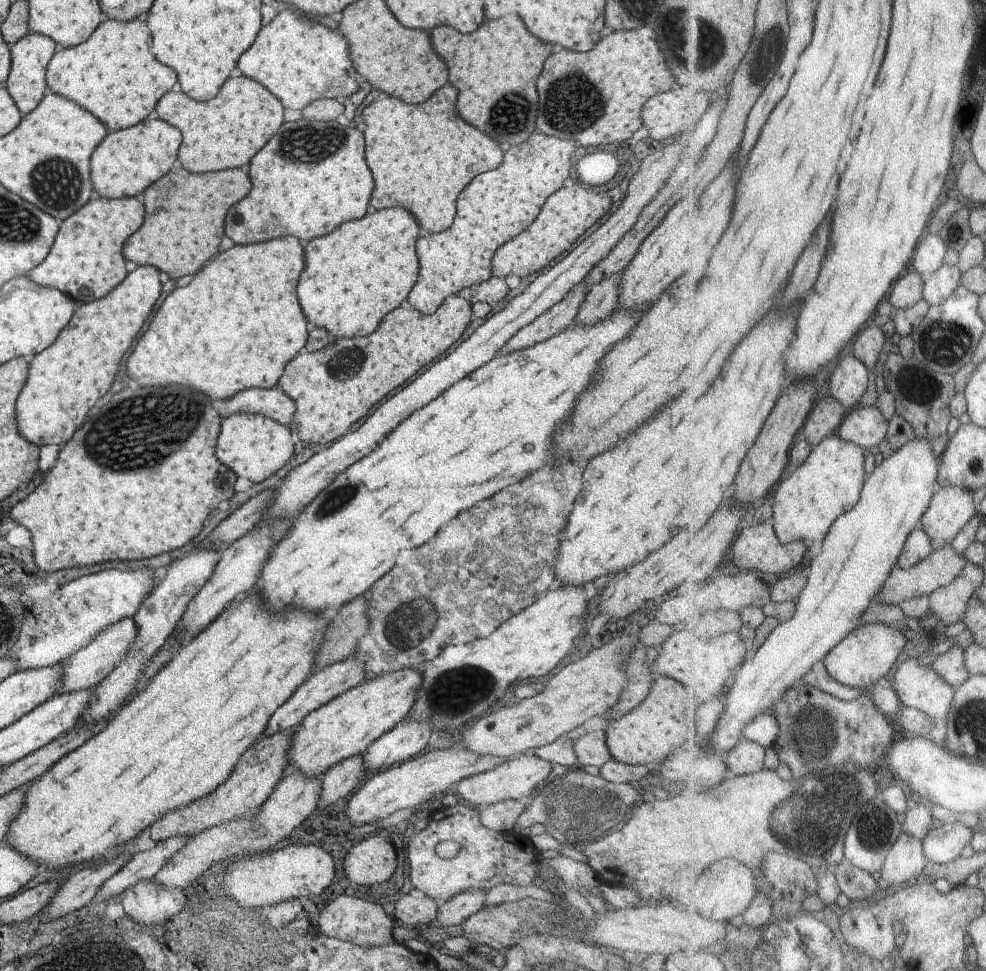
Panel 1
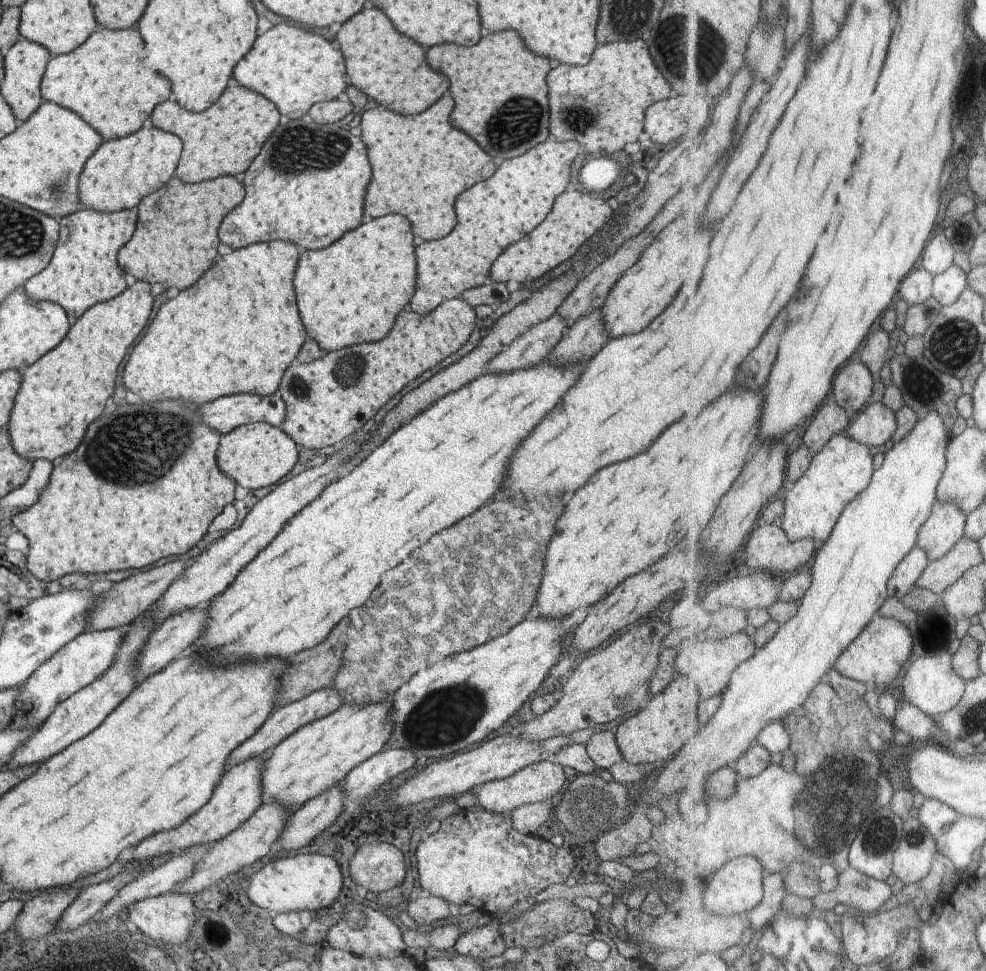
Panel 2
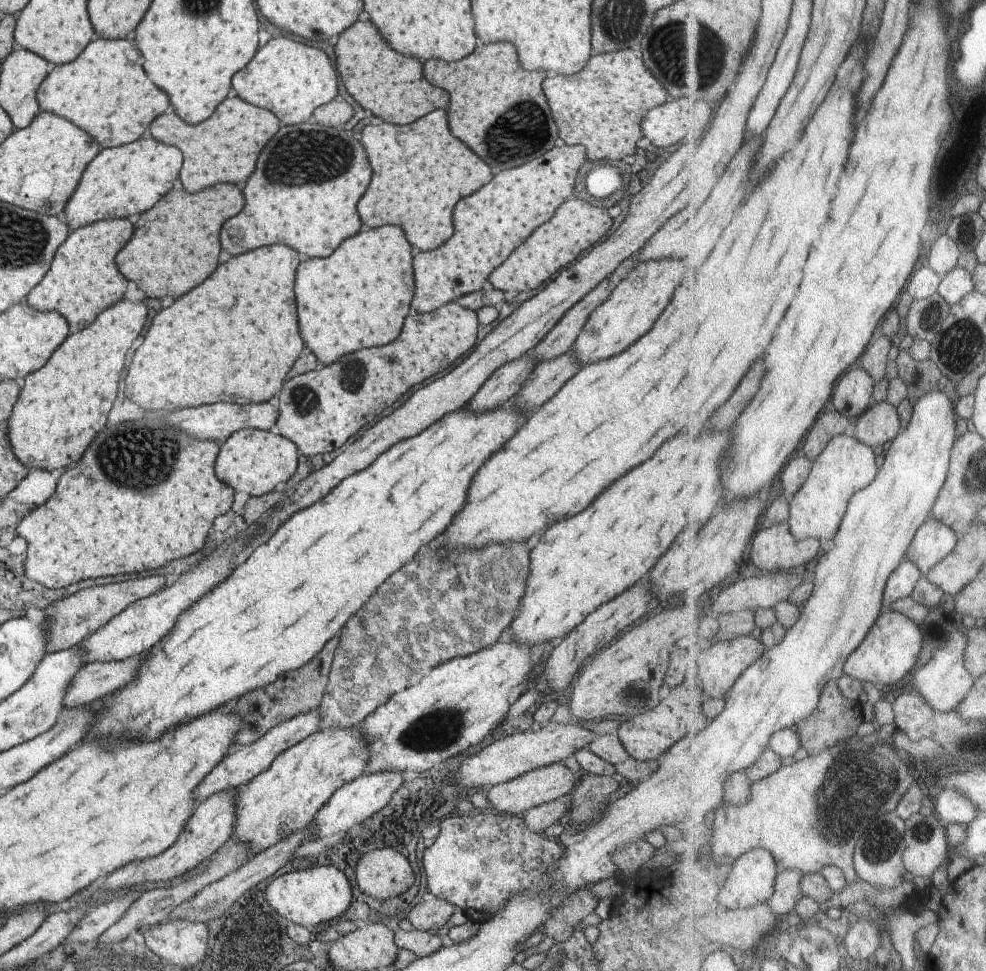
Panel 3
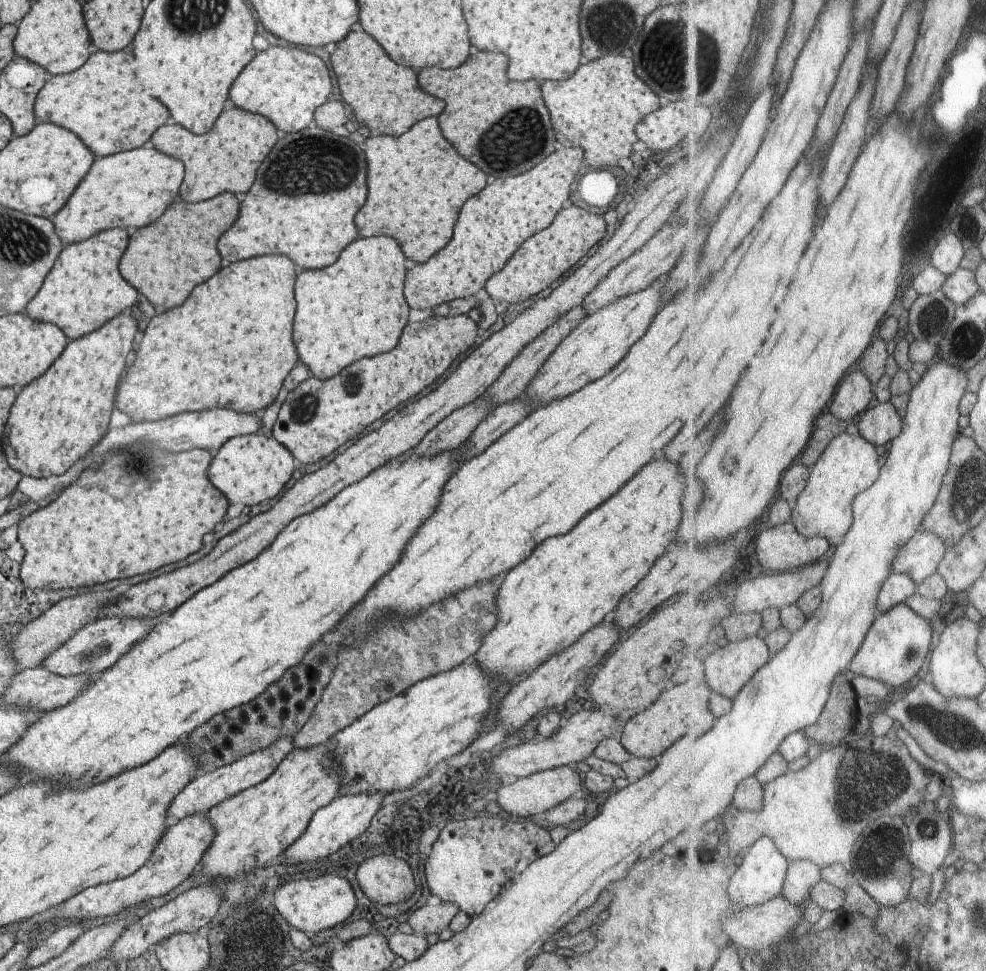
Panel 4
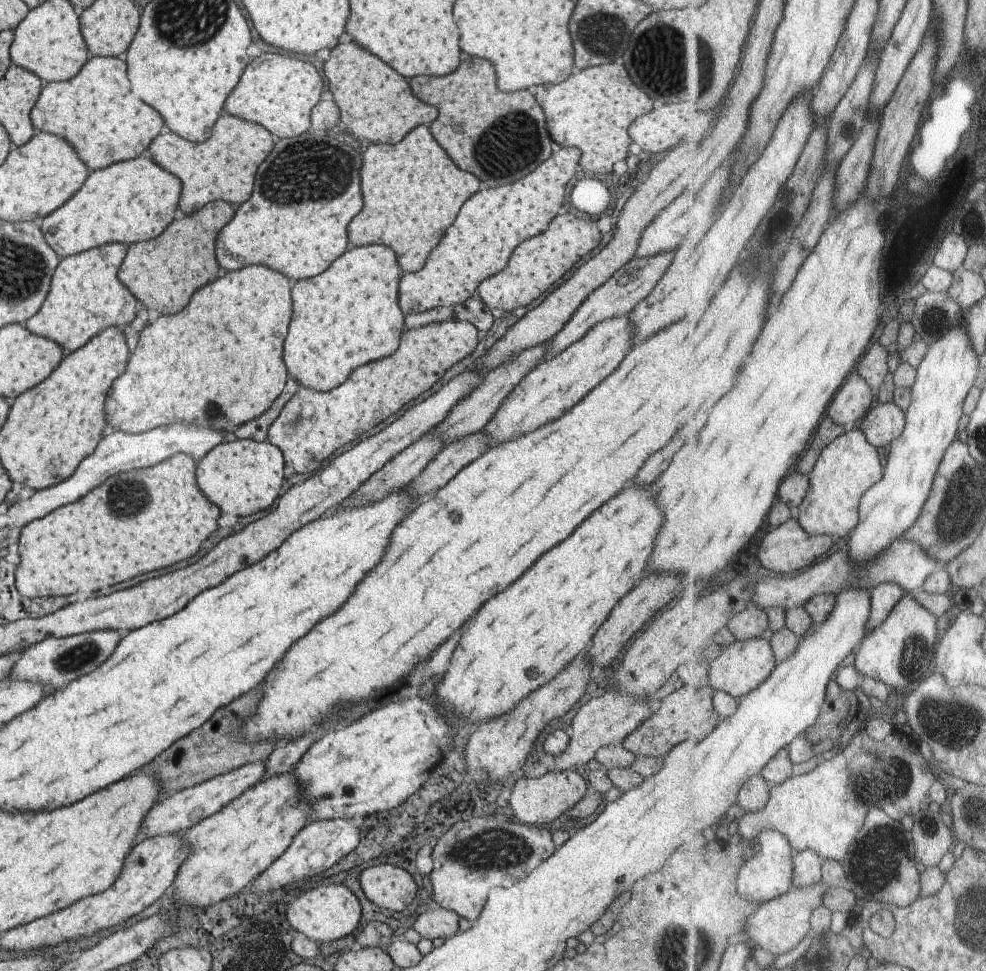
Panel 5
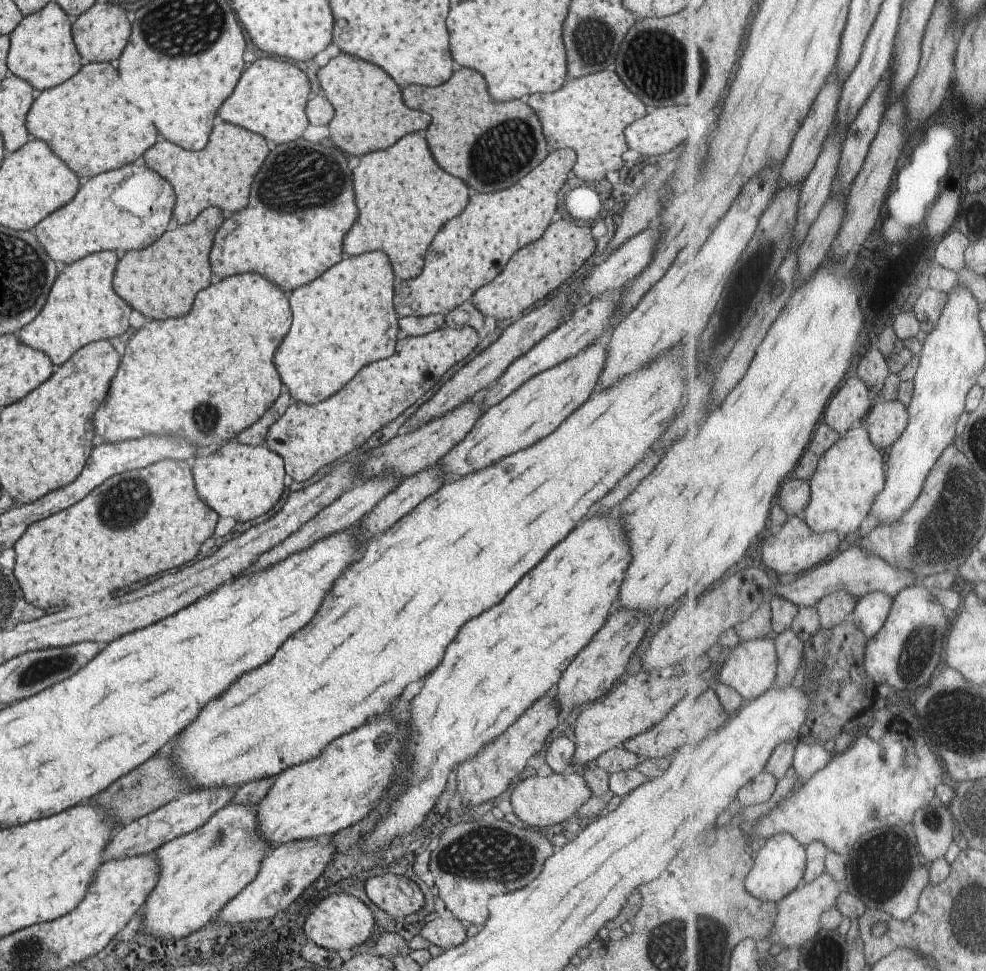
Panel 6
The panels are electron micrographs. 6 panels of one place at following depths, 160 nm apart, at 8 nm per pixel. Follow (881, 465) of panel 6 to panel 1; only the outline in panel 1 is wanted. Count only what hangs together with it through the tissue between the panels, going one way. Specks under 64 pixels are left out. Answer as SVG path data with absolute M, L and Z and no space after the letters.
M831 435L816 447L801 468L798 468L789 478L785 477L774 491L776 497L773 518L779 538L785 544L804 540L824 542L835 521L845 512L855 508L861 500L868 479L865 470L867 455L860 444L849 442L840 435Z

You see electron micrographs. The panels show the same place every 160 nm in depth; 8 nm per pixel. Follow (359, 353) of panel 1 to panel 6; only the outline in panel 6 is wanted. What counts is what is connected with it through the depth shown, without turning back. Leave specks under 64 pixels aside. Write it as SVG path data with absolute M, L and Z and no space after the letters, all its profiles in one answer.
M463 303L450 310L444 316L444 324L436 331L423 336L399 339L390 357L379 359L363 366L359 372L347 381L337 393L327 397L316 405L306 405L292 402L284 413L269 427L263 444L283 459L286 480L301 482L311 478L319 468L343 458L355 447L369 440L377 430L397 418L405 408L411 406L432 386L435 386L441 376L459 360L467 358L480 341L477 333L483 328L483 315L470 303Z

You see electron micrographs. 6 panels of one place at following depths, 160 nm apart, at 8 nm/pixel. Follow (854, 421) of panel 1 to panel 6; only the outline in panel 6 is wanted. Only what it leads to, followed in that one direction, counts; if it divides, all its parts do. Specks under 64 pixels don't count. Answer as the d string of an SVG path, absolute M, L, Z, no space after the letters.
M877 399L864 422L878 448L892 447L906 431L910 423L910 409L901 400Z

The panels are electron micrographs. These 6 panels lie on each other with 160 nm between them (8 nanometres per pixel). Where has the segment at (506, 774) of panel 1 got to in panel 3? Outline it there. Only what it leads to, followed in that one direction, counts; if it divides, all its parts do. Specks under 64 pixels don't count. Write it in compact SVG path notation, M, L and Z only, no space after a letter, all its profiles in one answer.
M553 763L509 779L507 782L487 788L489 809L506 815L520 815L528 809L545 804L571 792L577 785L579 775L572 774L565 765Z

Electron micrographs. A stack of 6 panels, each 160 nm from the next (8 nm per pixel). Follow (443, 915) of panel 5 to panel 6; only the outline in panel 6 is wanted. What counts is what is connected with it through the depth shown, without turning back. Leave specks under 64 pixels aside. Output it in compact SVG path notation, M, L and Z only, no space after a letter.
M437 917L426 922L418 934L425 938L429 944L435 944L443 950L459 946L465 939L465 924L462 924L457 918L443 919Z

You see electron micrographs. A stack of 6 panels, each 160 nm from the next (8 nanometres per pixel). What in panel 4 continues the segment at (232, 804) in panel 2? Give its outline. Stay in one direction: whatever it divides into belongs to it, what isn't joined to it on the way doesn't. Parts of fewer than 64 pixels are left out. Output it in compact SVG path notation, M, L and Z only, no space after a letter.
M197 812L191 816L185 816L176 824L168 826L163 832L159 844L153 848L151 856L145 860L145 864L136 872L126 878L119 878L112 882L97 884L93 887L85 888L73 898L67 900L61 908L59 914L55 914L54 920L87 920L87 918L101 918L101 916L111 916L132 906L140 907L146 902L157 897L167 895L171 890L187 879L195 866L200 863L203 852L211 844L215 836L215 828L207 820L207 814Z

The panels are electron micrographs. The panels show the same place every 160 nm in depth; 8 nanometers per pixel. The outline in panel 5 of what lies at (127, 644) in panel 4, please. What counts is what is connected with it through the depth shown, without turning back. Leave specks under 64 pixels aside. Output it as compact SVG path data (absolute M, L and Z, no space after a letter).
M91 630L64 638L46 637L39 643L25 648L19 654L17 662L11 666L8 678L15 680L27 680L37 684L47 684L53 690L65 688L67 684L85 676L100 666L115 650L123 634L128 632L116 632L115 630Z

